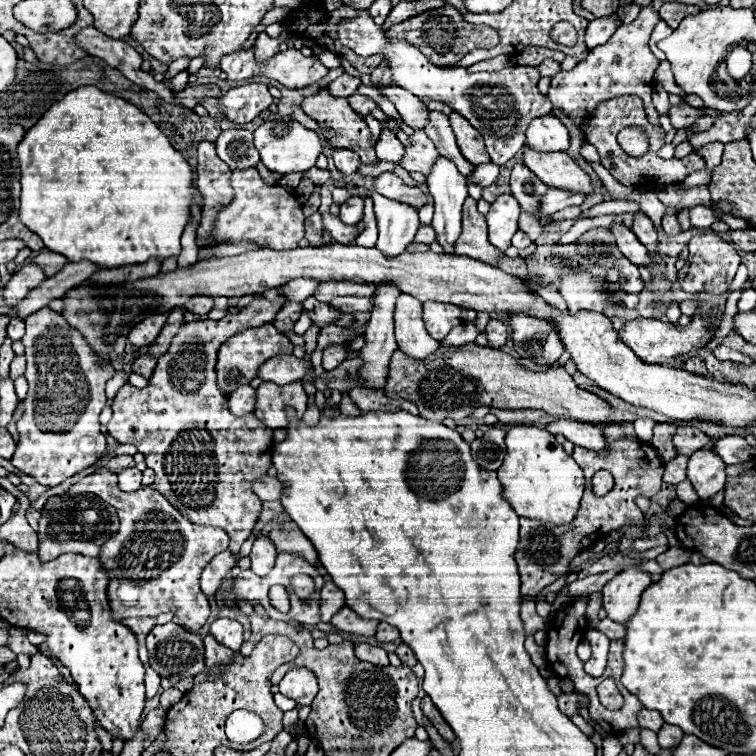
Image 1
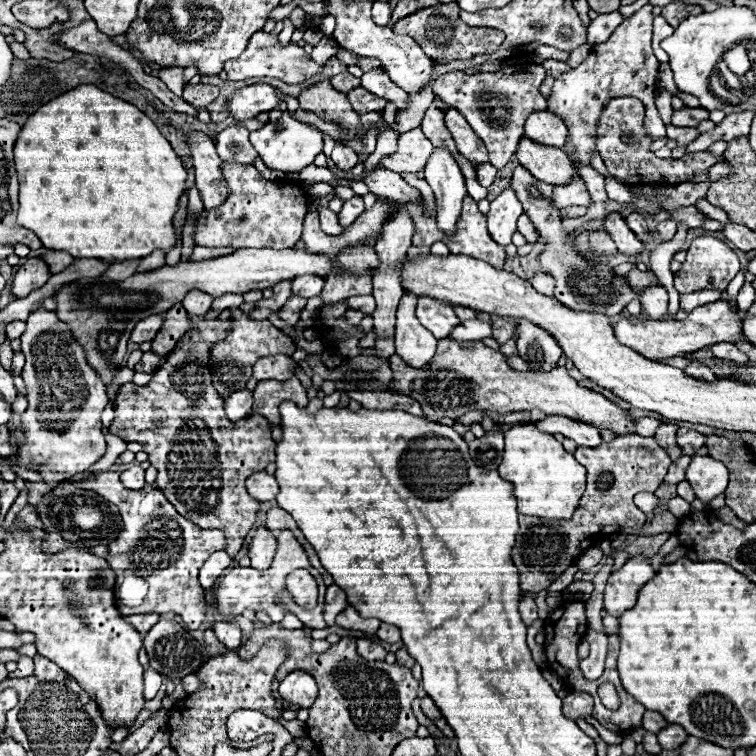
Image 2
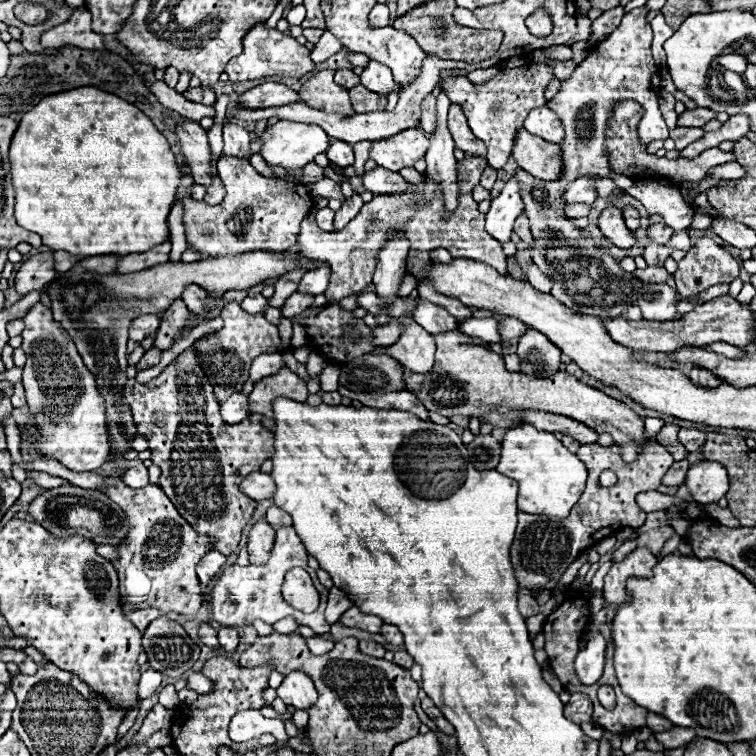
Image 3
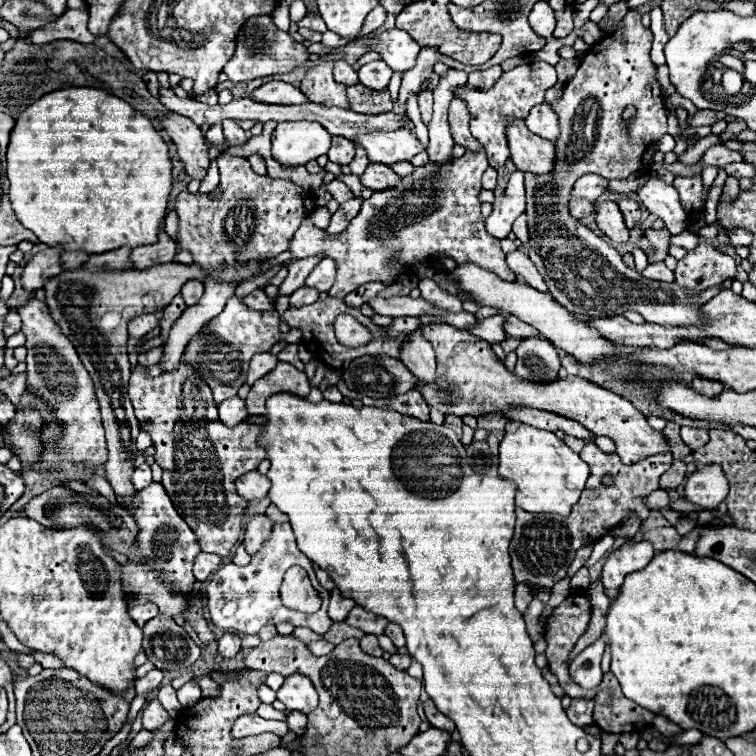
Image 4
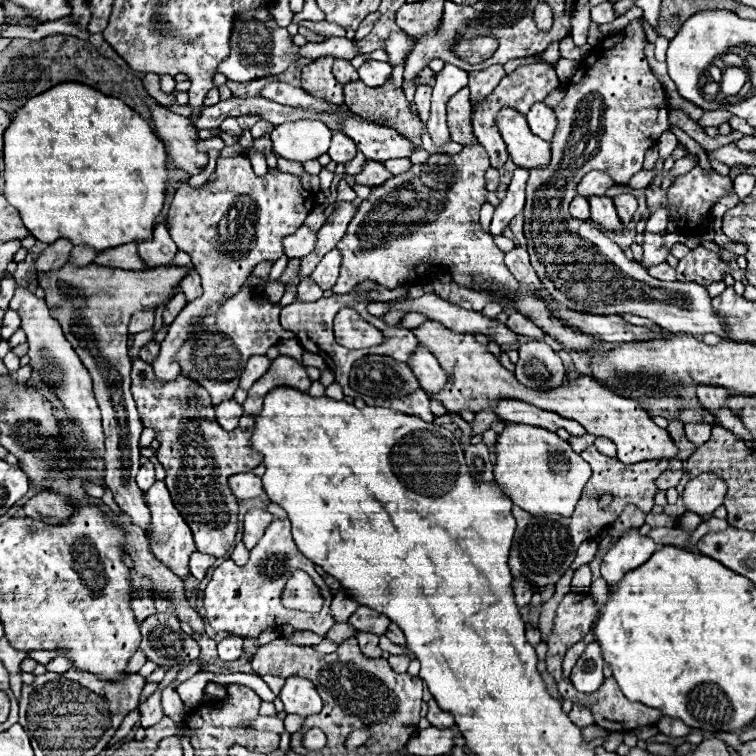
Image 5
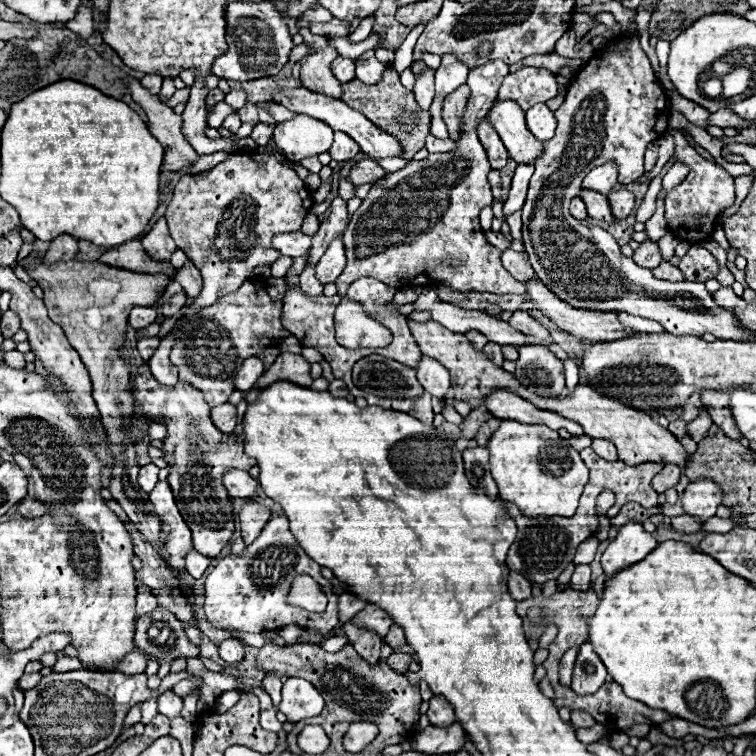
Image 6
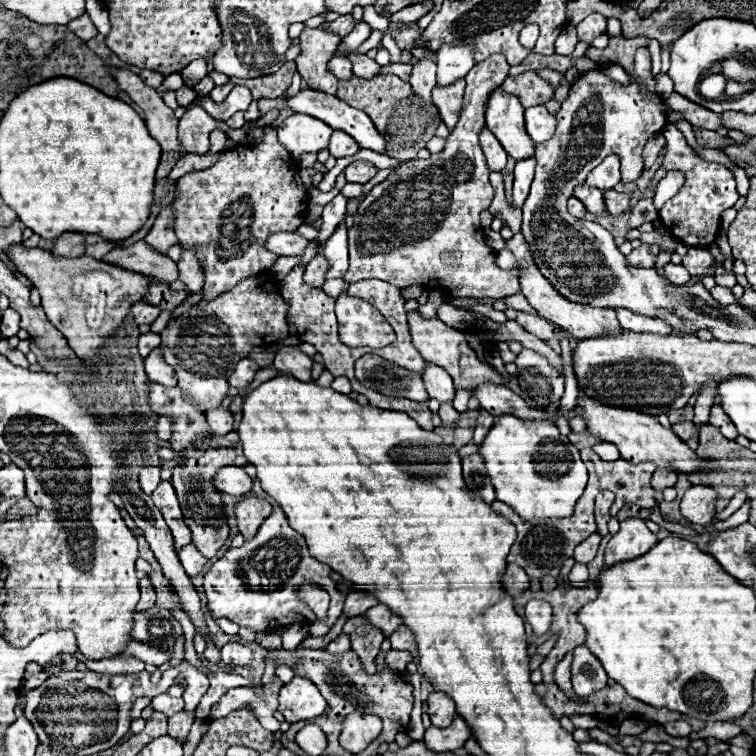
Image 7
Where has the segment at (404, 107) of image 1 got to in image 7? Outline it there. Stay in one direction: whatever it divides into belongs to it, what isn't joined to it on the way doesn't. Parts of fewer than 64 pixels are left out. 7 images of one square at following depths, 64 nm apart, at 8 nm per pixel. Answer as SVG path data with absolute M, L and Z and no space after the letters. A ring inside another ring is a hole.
M350 54L348 60L352 62L354 76L358 76L358 78L374 78L380 70L380 66L366 54Z

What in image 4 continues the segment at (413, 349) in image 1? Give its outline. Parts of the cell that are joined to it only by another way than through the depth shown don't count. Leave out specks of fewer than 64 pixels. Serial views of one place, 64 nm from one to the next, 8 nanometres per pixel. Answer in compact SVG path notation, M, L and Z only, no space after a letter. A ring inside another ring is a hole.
M416 330L410 334L410 340L402 346L400 360L406 364L406 368L422 382L436 382L436 358L432 344L422 338L422 334Z

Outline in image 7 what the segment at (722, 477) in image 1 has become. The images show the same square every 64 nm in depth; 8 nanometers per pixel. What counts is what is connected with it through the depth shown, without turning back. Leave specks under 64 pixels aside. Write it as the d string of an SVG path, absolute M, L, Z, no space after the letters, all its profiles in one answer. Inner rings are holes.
M698 484L686 490L680 502L680 512L688 522L708 526L716 516L714 504L716 504L716 492L710 486Z

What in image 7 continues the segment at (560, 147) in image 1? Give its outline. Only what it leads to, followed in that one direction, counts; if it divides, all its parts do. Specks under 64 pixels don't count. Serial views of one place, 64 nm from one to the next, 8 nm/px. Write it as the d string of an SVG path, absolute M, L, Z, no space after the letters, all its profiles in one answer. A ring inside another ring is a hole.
M532 106L524 112L526 132L534 144L546 142L556 130L556 118L544 106Z

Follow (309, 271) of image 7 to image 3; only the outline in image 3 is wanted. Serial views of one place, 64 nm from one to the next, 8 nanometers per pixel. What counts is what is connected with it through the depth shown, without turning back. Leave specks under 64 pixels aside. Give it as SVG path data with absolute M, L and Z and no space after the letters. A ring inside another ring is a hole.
M296 292L296 294L292 294L292 296L286 300L286 304L284 304L284 308L282 308L282 316L284 316L284 318L292 318L292 316L300 314L302 310L306 310L312 302L314 302L314 296L312 296L312 294Z

